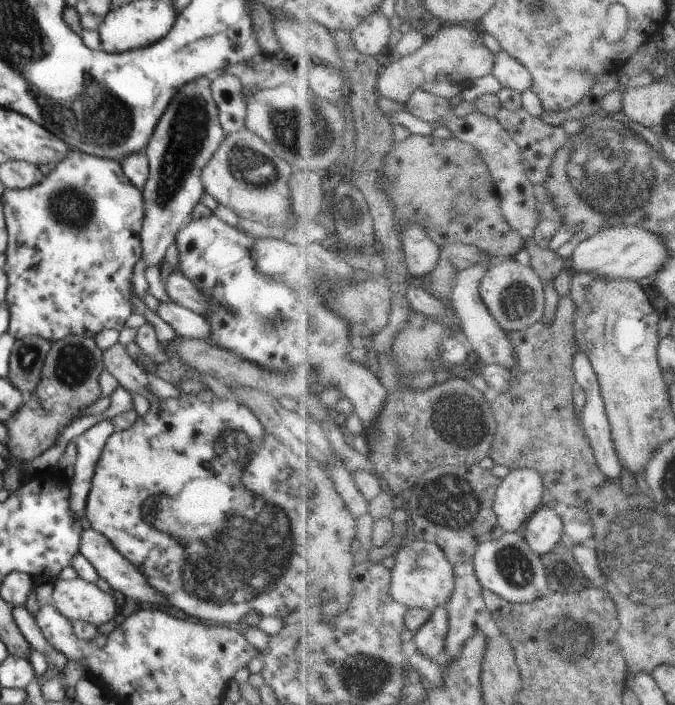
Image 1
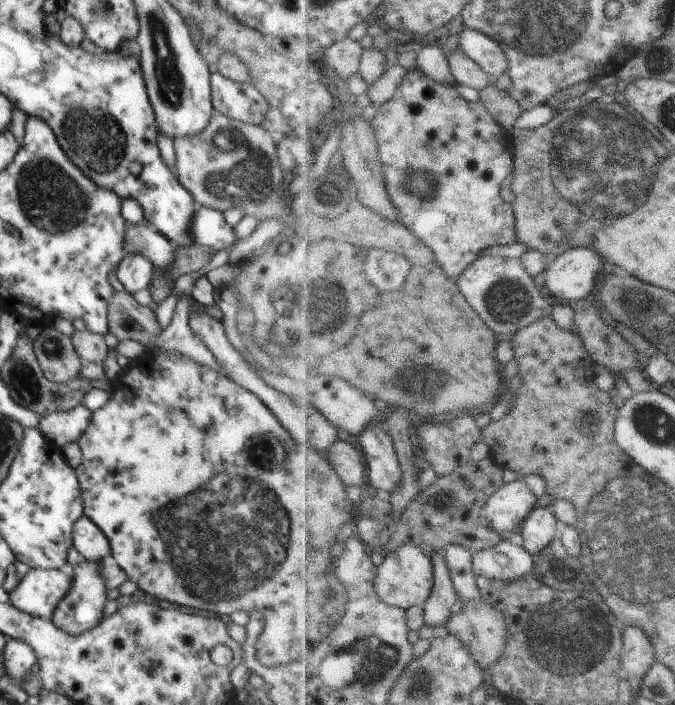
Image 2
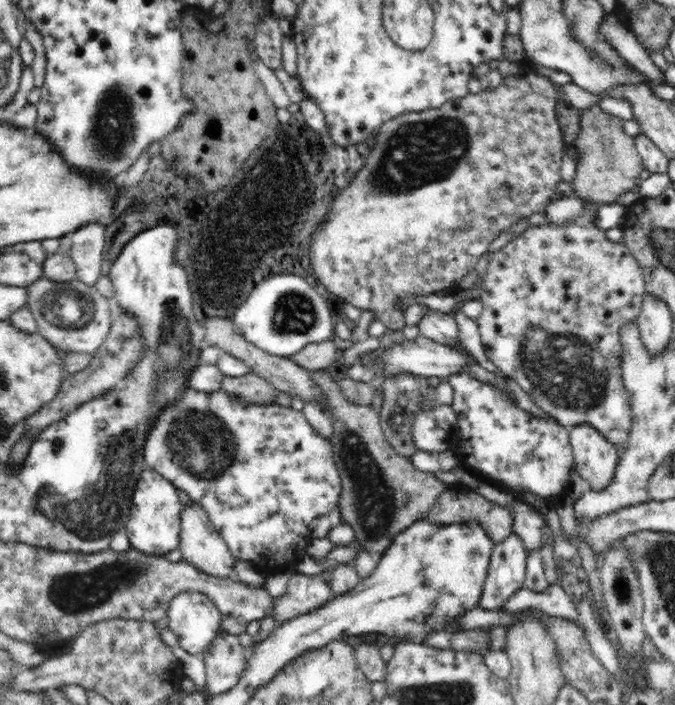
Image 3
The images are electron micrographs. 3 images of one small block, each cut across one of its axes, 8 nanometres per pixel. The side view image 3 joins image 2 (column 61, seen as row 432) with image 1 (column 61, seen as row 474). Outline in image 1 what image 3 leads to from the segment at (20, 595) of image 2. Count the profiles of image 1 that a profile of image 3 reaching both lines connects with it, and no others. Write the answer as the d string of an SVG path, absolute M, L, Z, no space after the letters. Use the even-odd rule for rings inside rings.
M76 577L70 580L58 578L54 585L52 604L71 624L86 621L99 627L117 618L114 597L95 583Z

